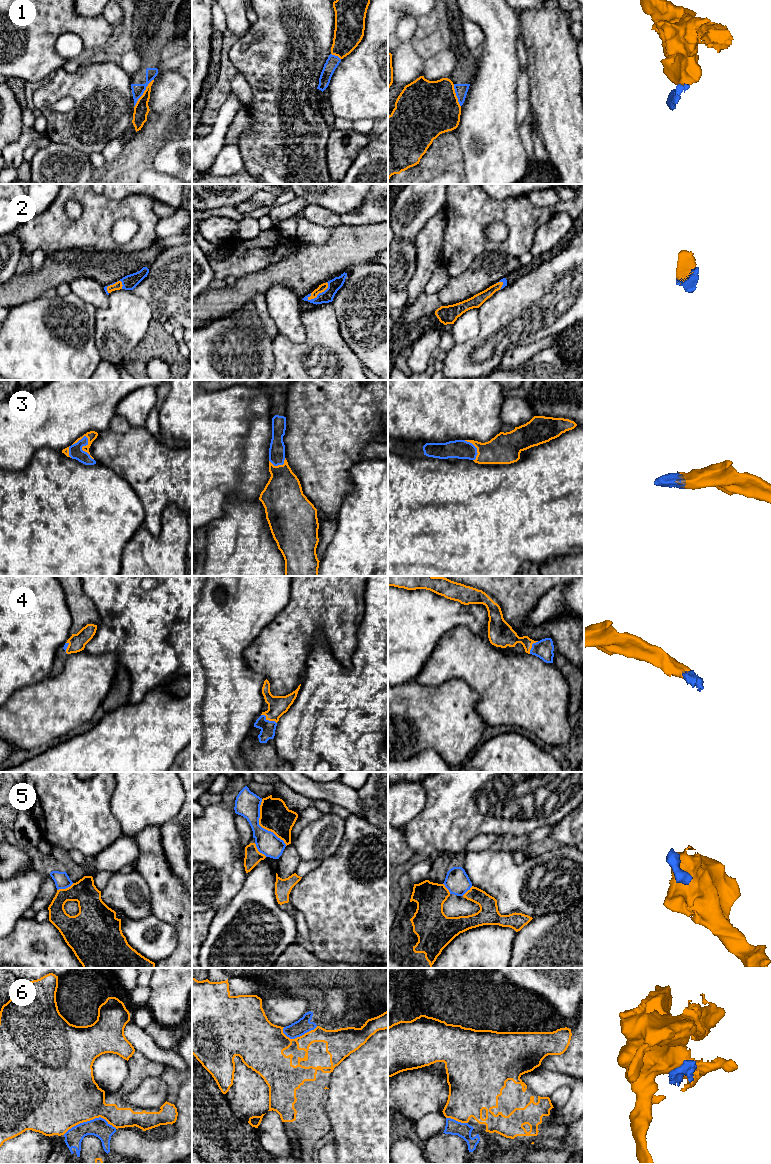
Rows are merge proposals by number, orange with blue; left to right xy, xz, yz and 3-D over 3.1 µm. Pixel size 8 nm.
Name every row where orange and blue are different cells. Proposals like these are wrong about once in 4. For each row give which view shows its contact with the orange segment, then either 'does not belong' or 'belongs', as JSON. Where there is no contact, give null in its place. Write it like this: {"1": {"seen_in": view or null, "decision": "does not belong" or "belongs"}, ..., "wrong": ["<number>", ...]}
{"1": {"seen_in": "xy", "decision": "does not belong"}, "2": {"seen_in": "xz", "decision": "belongs"}, "3": {"seen_in": "xy", "decision": "belongs"}, "4": {"seen_in": "xz", "decision": "belongs"}, "5": {"seen_in": "xz", "decision": "does not belong"}, "6": {"seen_in": "xy", "decision": "does not belong"}, "wrong": ["1", "5", "6"]}

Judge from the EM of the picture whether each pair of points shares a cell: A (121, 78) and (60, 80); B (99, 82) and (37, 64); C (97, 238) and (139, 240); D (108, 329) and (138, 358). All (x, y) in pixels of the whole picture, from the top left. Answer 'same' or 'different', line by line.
A: same
B: different
C: same
D: different

